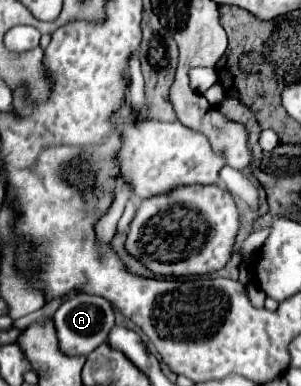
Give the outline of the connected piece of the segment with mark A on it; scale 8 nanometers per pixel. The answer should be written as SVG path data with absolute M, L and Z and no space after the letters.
M77 294L69 300L65 300L57 308L55 316L55 328L59 336L59 348L63 354L77 356L77 354L89 354L99 344L103 344L109 336L109 330L115 326L115 310L113 306L101 298L101 296L89 296L89 294Z

